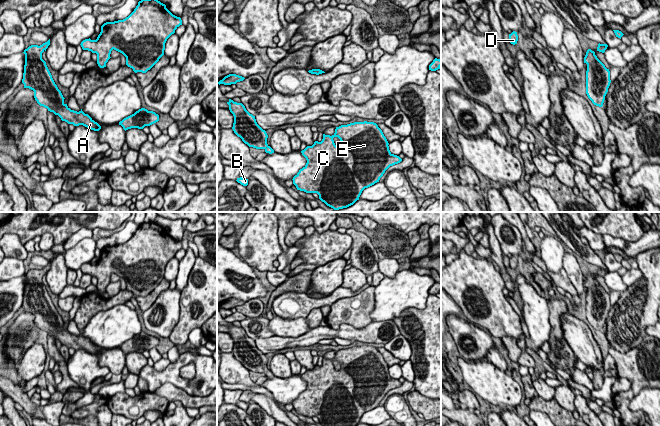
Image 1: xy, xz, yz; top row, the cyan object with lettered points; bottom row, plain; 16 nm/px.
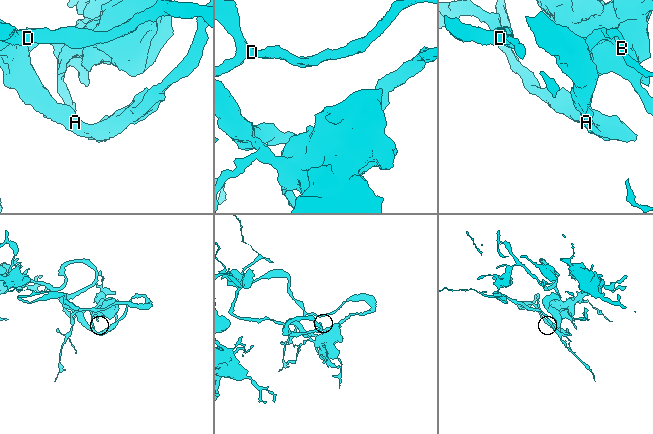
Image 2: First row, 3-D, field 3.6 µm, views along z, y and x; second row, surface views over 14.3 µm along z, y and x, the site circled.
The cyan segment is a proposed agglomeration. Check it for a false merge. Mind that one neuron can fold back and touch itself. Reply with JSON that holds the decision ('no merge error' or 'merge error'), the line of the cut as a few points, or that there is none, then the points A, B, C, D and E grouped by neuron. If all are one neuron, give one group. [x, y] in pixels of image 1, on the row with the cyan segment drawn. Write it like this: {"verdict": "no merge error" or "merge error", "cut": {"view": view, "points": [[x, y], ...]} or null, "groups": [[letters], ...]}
{"verdict": "no merge error", "cut": null, "groups": [["A", "B", "C", "D", "E"]]}

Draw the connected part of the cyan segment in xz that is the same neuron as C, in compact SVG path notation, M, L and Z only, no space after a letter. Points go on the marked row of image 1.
M354 122L336 127L335 133L332 136L323 134L321 142L315 141L312 146L307 146L301 151L307 163L293 177L293 184L297 190L306 193L317 193L319 199L334 210L347 208L359 200L365 188L379 182L390 166L402 161L399 156L390 152L388 145L389 143L382 130L374 122Z

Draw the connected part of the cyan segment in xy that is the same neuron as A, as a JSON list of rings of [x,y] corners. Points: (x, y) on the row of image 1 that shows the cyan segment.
[[[50,39],[42,45],[31,45],[24,50],[25,65],[22,83],[24,88],[34,91],[34,98],[40,106],[58,115],[62,121],[74,126],[83,125],[88,129],[99,131],[101,126],[82,109],[77,112],[71,110],[64,103],[64,97],[55,84],[52,75],[42,59],[42,53],[50,45]]]

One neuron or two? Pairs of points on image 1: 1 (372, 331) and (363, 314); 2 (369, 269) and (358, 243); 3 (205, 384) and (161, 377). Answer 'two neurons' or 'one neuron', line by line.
1: two neurons
2: one neuron
3: one neuron

